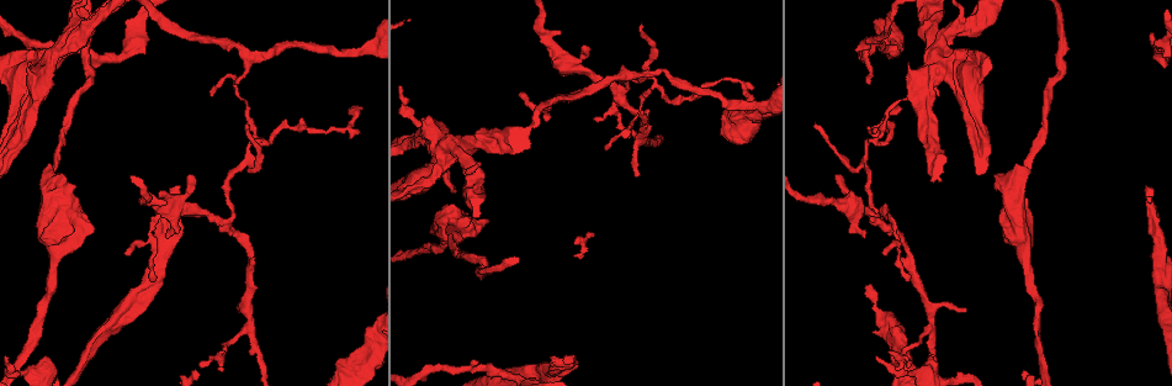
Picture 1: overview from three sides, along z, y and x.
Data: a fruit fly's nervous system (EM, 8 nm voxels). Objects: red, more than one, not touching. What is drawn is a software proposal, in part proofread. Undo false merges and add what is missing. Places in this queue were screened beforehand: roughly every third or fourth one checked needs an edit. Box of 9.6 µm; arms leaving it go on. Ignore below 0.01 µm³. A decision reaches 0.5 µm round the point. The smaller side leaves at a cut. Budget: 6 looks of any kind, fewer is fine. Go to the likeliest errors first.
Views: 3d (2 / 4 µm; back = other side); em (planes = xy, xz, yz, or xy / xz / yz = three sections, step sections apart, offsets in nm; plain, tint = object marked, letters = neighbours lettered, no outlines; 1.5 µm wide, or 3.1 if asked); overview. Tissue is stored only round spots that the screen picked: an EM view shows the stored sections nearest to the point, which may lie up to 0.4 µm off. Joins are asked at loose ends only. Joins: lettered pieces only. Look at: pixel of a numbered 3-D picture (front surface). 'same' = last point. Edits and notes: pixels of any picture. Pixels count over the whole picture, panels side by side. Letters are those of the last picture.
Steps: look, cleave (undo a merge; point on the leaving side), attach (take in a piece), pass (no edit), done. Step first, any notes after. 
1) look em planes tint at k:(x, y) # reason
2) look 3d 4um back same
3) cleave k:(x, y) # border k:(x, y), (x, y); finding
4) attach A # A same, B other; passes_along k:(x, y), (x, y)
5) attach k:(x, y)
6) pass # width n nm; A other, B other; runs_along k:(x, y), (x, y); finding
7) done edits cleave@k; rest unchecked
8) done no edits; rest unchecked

look em xz step 4 letters at 1:(571, 355) # free end

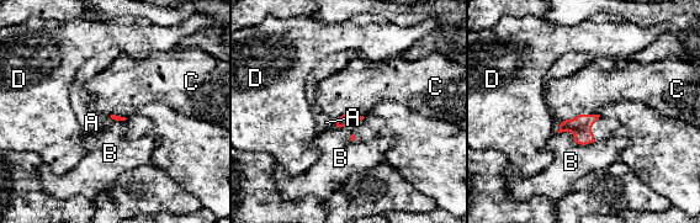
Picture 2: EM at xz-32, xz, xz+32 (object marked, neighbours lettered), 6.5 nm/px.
look em planes letters same # cut it another way

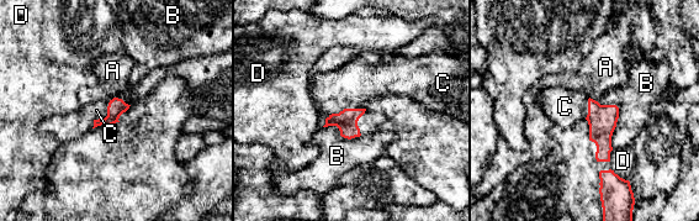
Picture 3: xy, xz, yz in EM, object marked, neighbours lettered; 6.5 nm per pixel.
attach 3:(96, 110) # A other, B other, C same, D other; the cell continues

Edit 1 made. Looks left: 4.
look overview

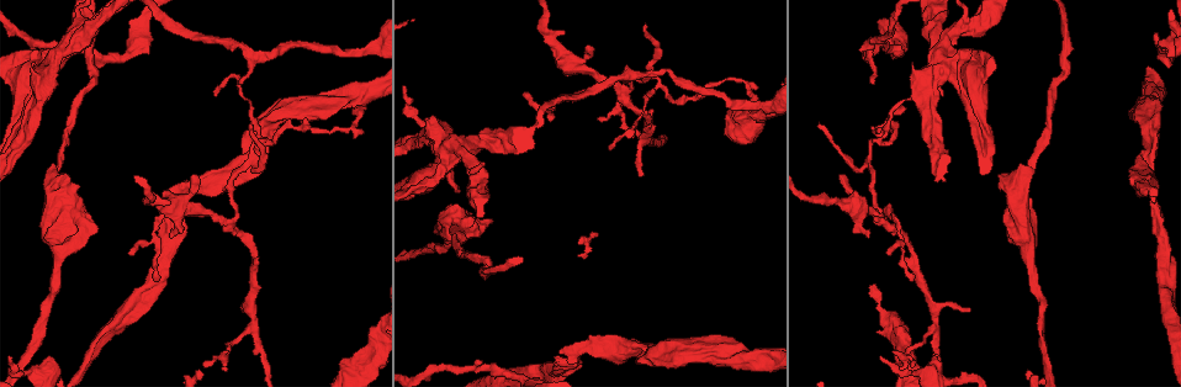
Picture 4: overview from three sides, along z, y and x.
look em planes letters at 4:(965, 48) # free end

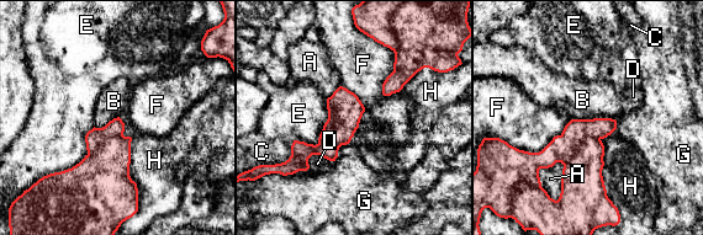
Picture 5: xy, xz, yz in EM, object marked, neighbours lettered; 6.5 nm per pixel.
cleave 5:(561, 147) # longest_contact H 480 nm; A other, B other, C other, D other, E other, F other, G other, H other; two cells meet here

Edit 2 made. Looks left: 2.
look 3d 2um at 4:(886, 252) # thin end

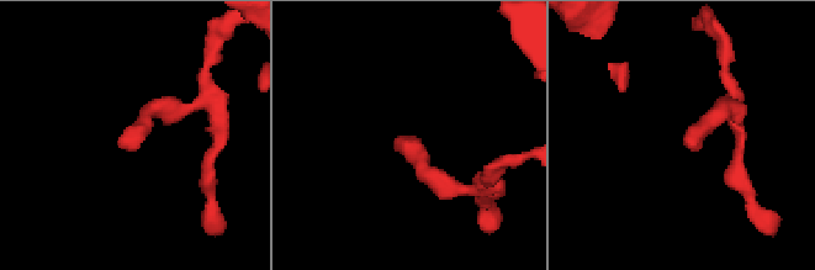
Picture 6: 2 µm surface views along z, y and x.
look em planes letters at 6:(395, 139)

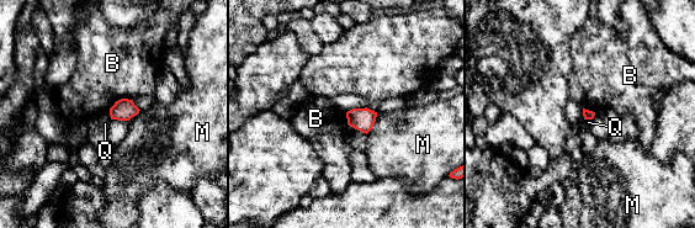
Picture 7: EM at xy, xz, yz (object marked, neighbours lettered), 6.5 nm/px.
pass # longest_contact M 150 nm; B other, M other, Q other; none of them fits

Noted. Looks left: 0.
done edits attach@3, cleave@5; rest unchecked

